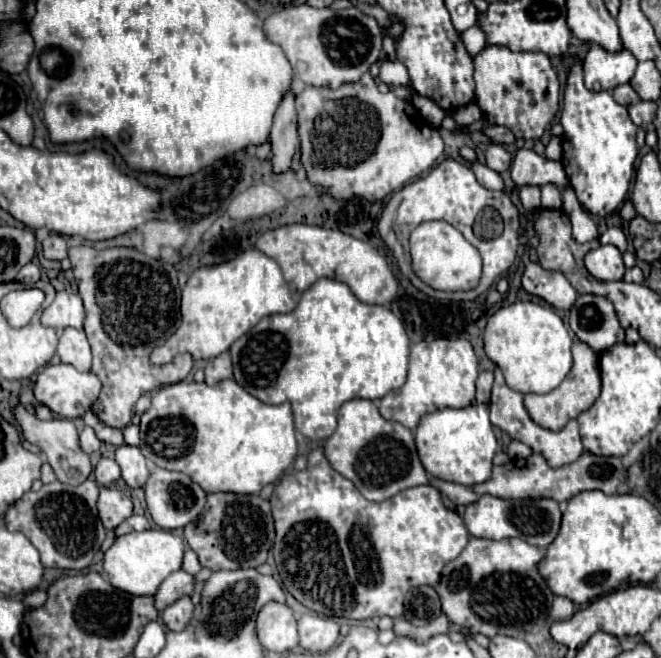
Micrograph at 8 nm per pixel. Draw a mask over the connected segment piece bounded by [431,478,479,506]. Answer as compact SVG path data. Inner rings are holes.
M431 478L431 486L441 490L457 506L469 506L479 498L477 494L471 492L471 488L461 486L461 484L453 484L453 482L445 482L445 480L439 480L439 478Z

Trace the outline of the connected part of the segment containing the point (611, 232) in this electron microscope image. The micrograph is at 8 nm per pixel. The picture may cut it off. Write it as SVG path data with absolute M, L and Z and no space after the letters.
M610 227L601 236L599 236L599 242L601 244L613 244L622 253L628 249L627 237L619 227Z

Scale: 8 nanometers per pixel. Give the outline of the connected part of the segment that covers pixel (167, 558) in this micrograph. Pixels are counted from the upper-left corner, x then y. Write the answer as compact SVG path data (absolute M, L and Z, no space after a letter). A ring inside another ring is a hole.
M143 530L143 532L131 532L113 542L113 546L105 552L105 576L107 580L133 596L153 596L159 588L159 584L175 570L181 568L183 560L183 538L175 536L171 530Z

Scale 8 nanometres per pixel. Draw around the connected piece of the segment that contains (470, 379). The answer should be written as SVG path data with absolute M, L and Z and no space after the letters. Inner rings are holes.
M423 340L411 348L407 382L399 390L393 390L381 398L379 414L389 422L401 422L405 428L415 430L419 420L435 410L471 406L475 402L477 376L477 358L473 346L467 340Z

